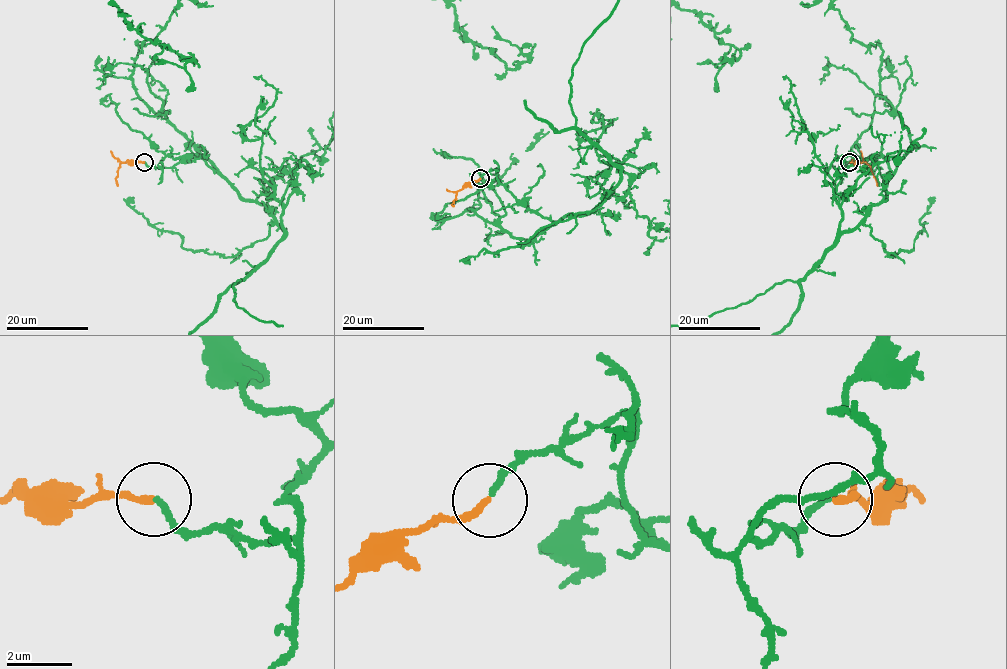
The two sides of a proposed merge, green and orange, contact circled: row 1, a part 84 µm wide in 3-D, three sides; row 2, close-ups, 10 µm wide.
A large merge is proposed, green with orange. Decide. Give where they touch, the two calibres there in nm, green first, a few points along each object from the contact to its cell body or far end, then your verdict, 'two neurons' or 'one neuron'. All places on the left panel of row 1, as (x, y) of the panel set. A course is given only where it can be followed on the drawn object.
(144, 162) | 180/200 nm | orange via (144, 162), (120, 162), (115, 178), (117, 185) | one neuron

